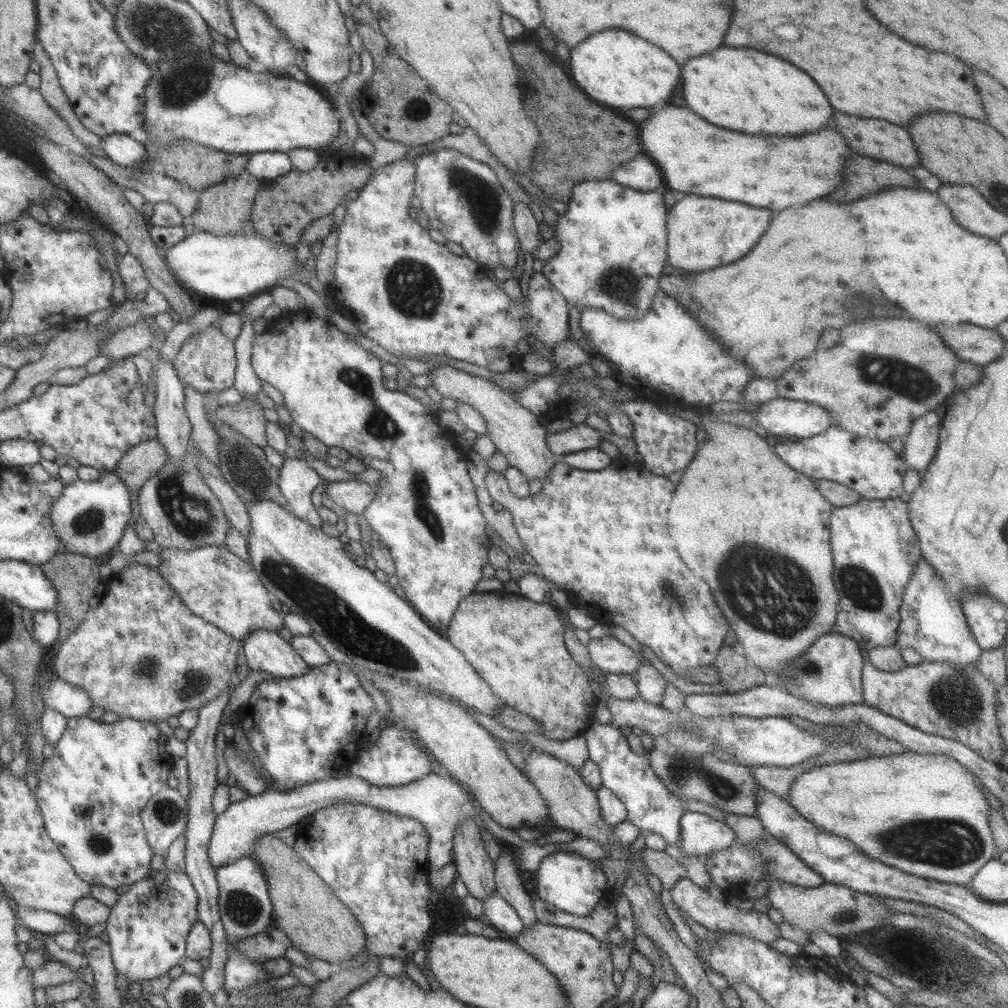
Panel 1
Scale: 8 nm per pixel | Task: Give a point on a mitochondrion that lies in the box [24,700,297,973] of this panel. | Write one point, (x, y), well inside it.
(244, 909)

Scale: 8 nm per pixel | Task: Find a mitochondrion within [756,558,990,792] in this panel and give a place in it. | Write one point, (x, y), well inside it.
(959, 701)

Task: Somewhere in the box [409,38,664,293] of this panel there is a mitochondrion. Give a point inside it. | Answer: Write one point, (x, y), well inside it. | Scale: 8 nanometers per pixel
(485, 210)

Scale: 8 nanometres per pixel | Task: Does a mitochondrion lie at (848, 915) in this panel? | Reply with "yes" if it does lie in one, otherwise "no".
yes

